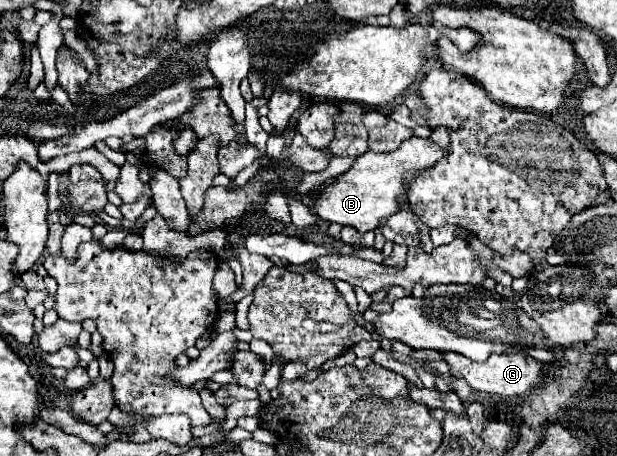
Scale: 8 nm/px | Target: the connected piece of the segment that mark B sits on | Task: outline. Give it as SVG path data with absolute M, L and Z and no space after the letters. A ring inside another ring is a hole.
M410 137L402 141L400 147L390 153L366 151L354 161L348 171L340 173L332 185L326 185L314 193L316 199L312 203L312 209L320 219L328 223L338 223L342 227L348 225L360 233L374 231L378 229L378 221L400 211L396 197L404 191L404 173L424 171L432 167L438 159L442 159L442 149L434 141L420 137Z

